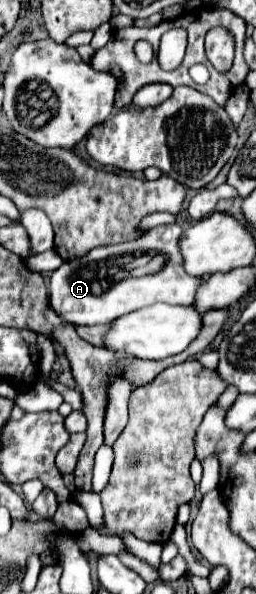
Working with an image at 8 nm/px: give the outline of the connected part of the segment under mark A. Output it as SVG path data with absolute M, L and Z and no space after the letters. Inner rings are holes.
M159 225L147 231L143 237L131 243L117 243L109 247L95 247L87 255L65 261L57 271L53 271L49 281L49 305L51 309L71 325L105 325L113 319L149 307L153 303L169 303L169 305L191 305L195 301L195 289L203 279L191 277L183 269L183 259L179 253L179 225ZM133 253L161 253L165 255L165 265L155 275L145 277L125 277L121 281L115 279L119 263L123 257Z

